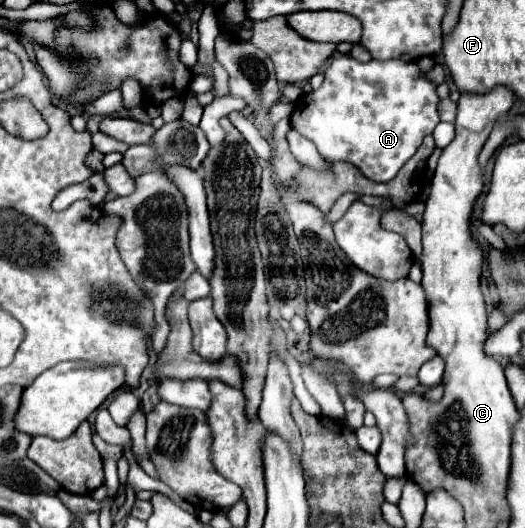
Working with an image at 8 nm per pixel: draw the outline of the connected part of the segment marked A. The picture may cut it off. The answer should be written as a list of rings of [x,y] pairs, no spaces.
[[[340,55],[324,71],[320,89],[296,101],[290,125],[314,141],[328,163],[348,161],[368,179],[386,183],[398,175],[422,139],[440,123],[438,101],[436,83],[414,61],[372,59],[360,63],[350,55]]]

